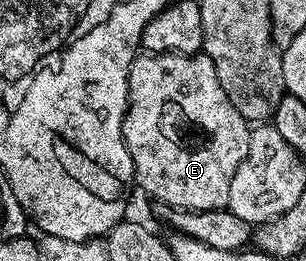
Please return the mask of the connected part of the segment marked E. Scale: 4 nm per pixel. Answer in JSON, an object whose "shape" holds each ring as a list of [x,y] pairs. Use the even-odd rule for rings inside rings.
{"shape":[[[140,52],[131,65],[129,71],[129,83],[127,84],[127,113],[123,117],[123,138],[127,144],[129,155],[133,159],[135,168],[136,186],[140,185],[151,197],[156,197],[162,206],[173,209],[188,209],[189,211],[213,211],[214,209],[226,209],[229,203],[229,183],[233,183],[233,175],[237,175],[237,167],[245,159],[249,151],[249,139],[252,126],[229,103],[229,95],[225,95],[225,87],[221,87],[221,79],[217,79],[217,67],[213,67],[213,59],[209,59],[206,53],[149,53]]]}

